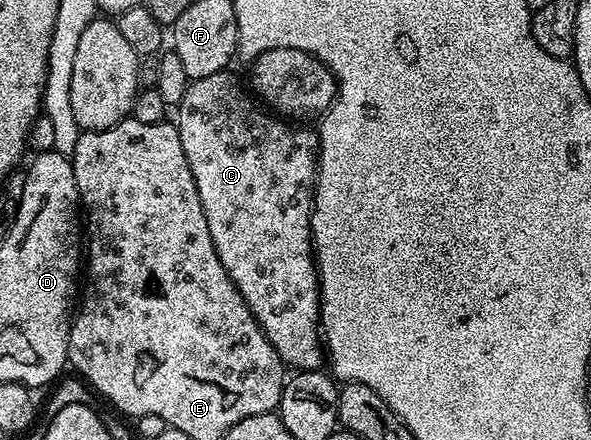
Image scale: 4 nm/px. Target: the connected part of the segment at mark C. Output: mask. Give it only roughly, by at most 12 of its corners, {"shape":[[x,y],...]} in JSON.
{"shape":[[226,71],[175,107],[211,243],[317,371],[319,137]]}

